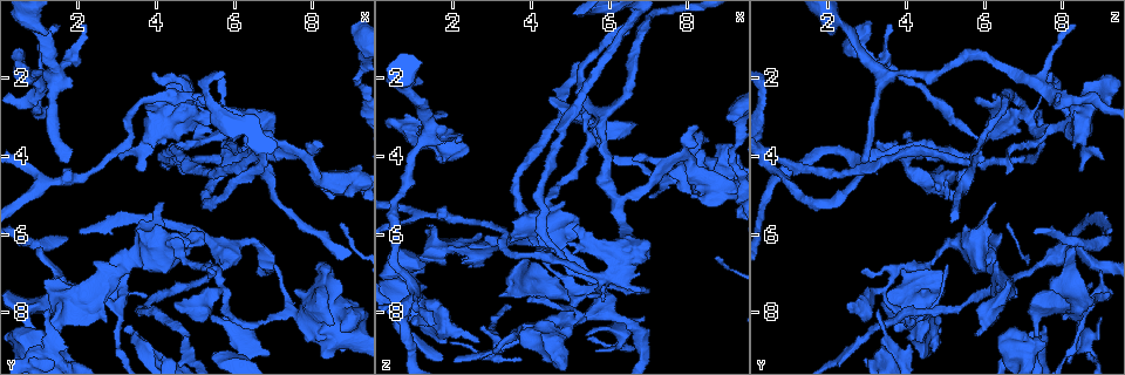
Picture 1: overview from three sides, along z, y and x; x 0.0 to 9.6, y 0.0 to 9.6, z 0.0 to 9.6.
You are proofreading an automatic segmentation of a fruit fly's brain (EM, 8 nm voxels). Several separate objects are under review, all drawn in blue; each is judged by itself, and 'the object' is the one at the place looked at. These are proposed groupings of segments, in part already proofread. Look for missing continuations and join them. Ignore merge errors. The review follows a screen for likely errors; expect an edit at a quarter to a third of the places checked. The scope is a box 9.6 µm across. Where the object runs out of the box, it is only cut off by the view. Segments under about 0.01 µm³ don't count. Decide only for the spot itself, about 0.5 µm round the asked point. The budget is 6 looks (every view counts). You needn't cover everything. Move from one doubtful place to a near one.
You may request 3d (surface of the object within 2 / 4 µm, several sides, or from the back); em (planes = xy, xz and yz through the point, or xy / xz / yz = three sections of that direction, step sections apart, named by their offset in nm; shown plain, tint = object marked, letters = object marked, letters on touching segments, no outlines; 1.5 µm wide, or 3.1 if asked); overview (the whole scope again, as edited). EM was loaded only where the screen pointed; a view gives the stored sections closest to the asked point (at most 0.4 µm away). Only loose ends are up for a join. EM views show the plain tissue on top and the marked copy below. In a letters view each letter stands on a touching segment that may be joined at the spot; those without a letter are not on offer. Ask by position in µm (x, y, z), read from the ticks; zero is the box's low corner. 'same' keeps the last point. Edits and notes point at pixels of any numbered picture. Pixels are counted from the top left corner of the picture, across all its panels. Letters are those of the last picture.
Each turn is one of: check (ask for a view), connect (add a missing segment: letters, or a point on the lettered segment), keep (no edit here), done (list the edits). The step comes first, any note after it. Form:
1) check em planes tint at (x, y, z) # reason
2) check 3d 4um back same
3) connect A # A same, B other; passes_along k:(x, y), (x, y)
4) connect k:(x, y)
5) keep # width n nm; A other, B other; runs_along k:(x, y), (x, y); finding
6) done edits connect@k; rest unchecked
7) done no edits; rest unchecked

check em planes letters at (6.90, 9.05, 8.10) # an open end

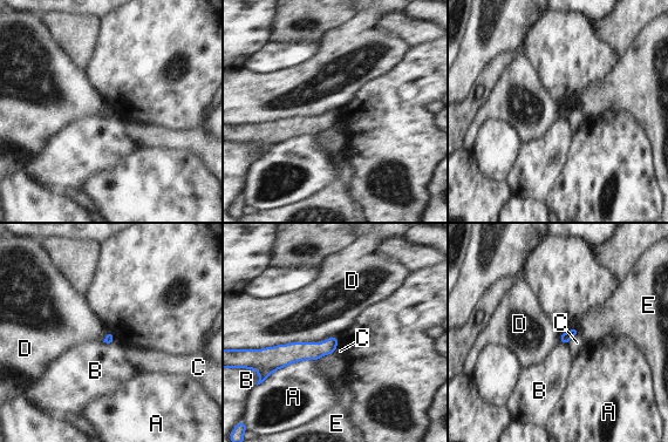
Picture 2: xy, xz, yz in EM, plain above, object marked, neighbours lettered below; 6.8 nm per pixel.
keep # A other, B other, C other, D other, E other; runs_along 2:(334, 339), (319, 349), (267, 353); no lettered segment goes on from it

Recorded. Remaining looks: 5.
check em yz step 4 letters at (2.65, 7.30, 8.75) # branch stops here

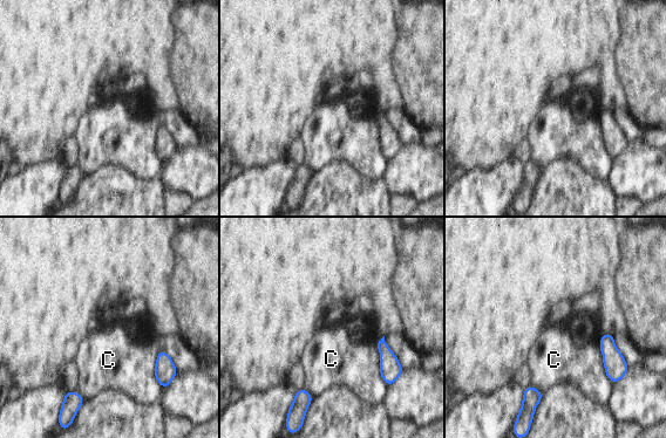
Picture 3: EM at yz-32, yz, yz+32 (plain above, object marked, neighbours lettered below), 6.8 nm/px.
keep # longest_contact C 220 nm; C other; border 3:(164, 350), (157, 354), (157, 382); none of them fits

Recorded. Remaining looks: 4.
check 3d 4um at (3.10, 4.10, 9.10) # branch stops here

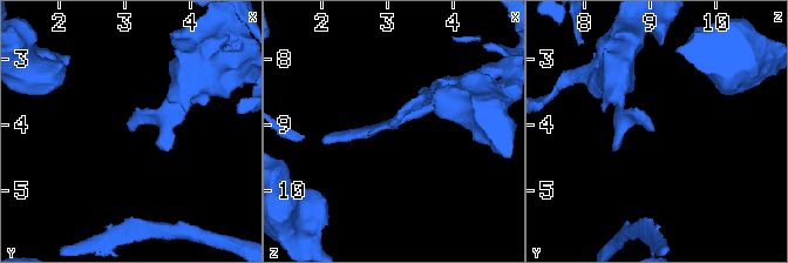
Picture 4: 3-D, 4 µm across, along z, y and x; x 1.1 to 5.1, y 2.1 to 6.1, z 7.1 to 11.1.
check em planes letters at (3.10, 4.10, 9.10) # shape alone is not enough

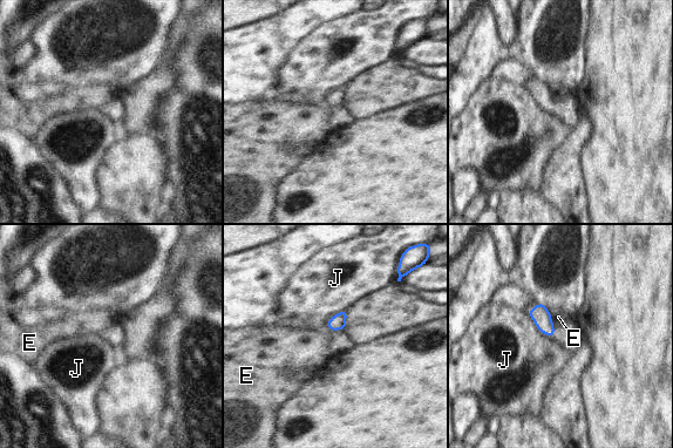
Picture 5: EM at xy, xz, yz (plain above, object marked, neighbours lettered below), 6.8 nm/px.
keep # E other, J other; border 5:(528, 312), (534, 324), (550, 338); no lettered segment goes on from it

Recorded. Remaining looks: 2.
done no edits; rest unchecked

